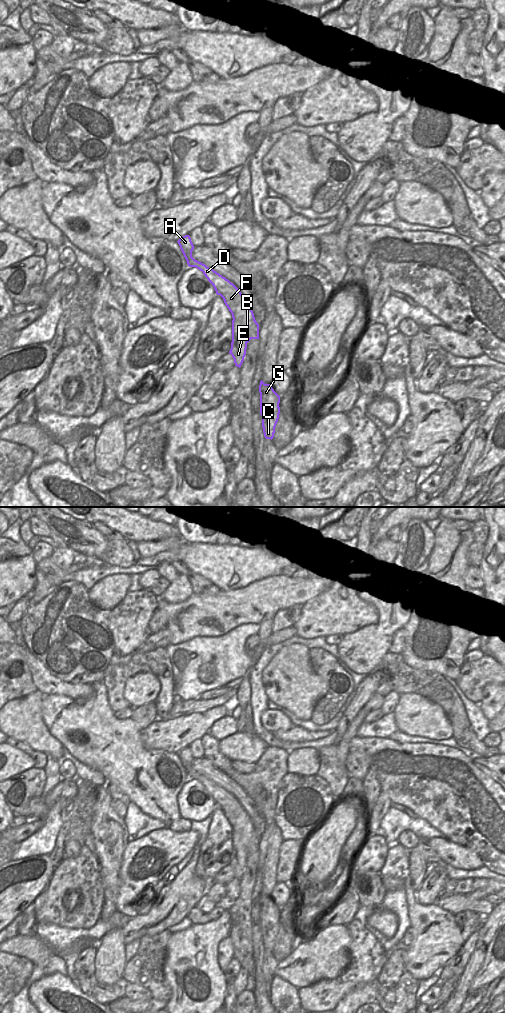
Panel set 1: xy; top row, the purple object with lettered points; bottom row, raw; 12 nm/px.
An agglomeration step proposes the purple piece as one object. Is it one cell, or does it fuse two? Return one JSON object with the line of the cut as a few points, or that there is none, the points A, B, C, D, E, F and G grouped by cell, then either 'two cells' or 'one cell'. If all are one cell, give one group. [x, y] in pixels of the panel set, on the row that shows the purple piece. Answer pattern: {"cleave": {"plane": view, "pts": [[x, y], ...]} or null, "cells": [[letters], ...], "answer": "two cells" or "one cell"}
{"cleave": {"plane": "xy", "pts": [[233, 318], [240, 323], [247, 342]]}, "cells": [["A", "B", "C", "D", "F", "G"], ["E"]], "answer": "two cells"}

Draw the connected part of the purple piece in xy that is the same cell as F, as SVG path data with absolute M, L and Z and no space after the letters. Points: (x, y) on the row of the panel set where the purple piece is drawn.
M189 235L181 237L177 242L188 266L196 267L203 272L213 285L216 294L223 298L225 305L232 314L232 318L241 323L241 328L247 335L247 343L251 339L259 339L259 324L255 320L250 305L238 288L228 279L192 257L194 245Z

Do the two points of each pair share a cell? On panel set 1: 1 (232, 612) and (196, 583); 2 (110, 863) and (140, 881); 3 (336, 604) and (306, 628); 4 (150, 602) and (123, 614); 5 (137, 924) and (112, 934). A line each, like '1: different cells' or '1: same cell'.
1: different cells
2: different cells
3: same cell
4: same cell
5: different cells

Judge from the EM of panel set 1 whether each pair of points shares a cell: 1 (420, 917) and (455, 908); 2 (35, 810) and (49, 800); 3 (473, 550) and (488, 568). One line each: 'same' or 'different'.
1: different
2: same
3: different

